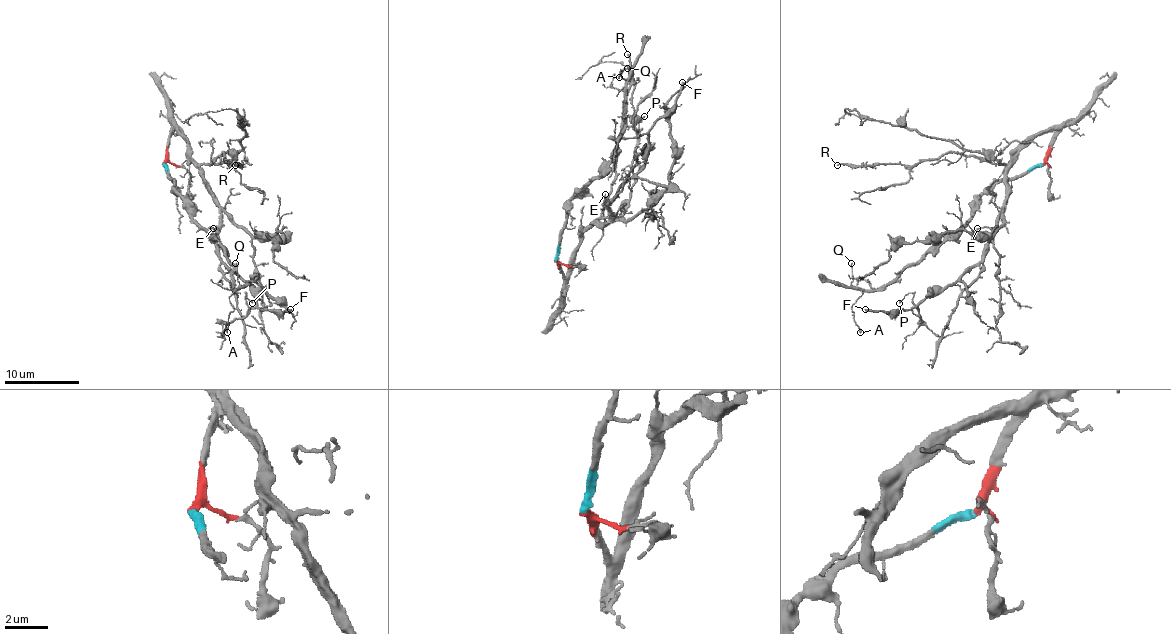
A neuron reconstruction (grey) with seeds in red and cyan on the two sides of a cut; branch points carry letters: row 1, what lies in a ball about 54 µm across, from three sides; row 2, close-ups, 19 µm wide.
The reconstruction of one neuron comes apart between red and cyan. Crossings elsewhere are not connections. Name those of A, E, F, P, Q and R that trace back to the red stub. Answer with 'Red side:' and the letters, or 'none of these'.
Red side: E, F, P, R

